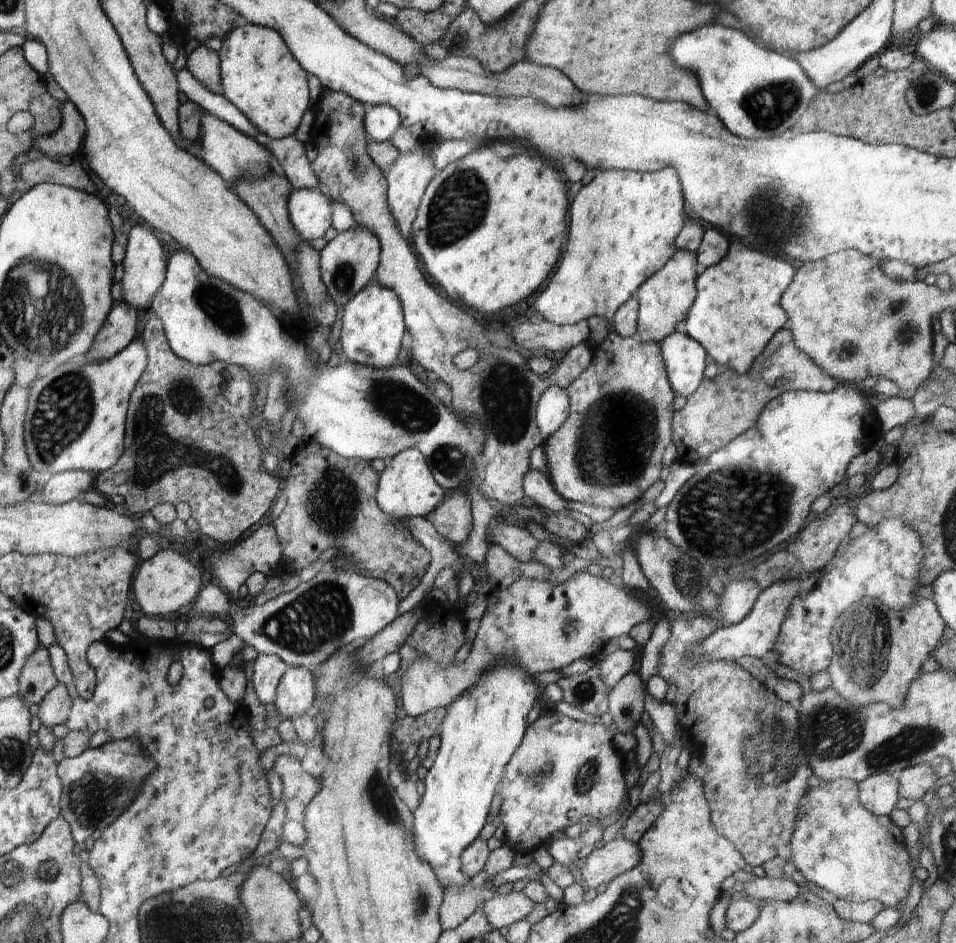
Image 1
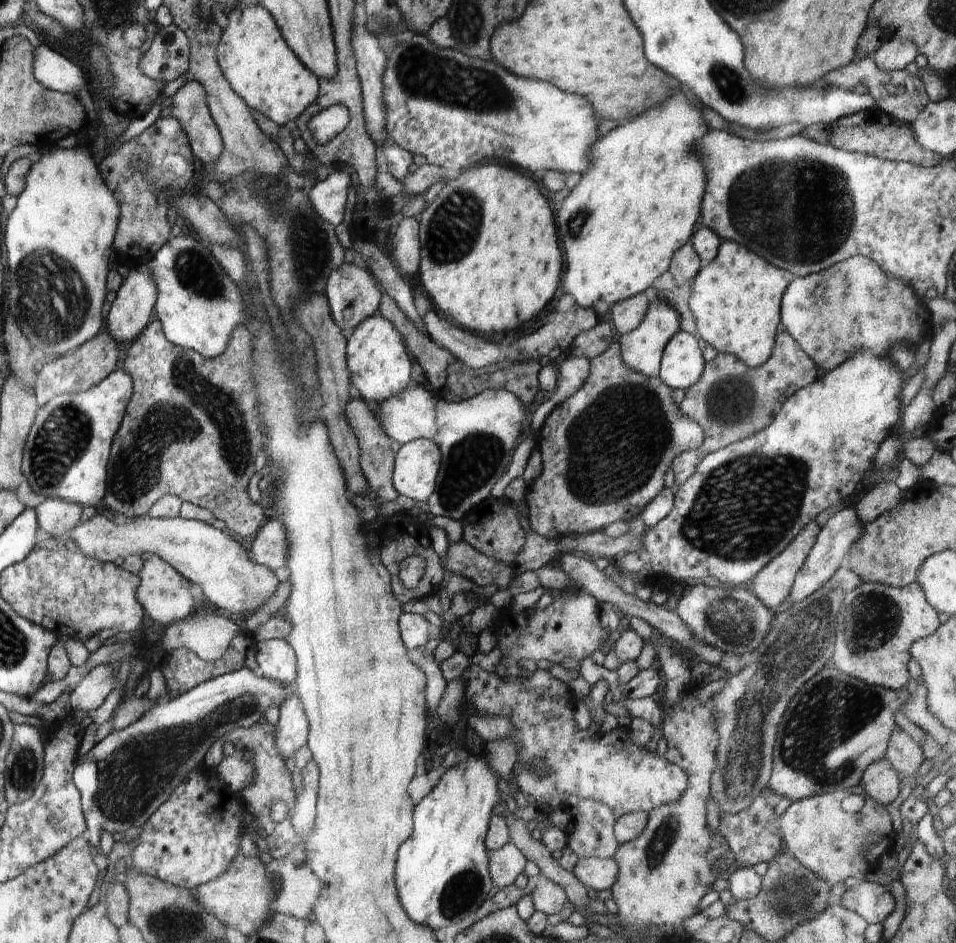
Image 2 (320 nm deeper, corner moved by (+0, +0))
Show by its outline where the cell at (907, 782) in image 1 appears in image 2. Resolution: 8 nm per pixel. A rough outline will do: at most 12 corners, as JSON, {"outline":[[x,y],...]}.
{"outline":[[900,728],[885,759],[900,776],[918,775],[922,748]]}

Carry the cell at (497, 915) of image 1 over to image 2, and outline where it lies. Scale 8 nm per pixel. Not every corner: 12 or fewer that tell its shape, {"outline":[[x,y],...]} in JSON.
{"outline":[[542,875],[531,893],[547,915],[570,904],[563,886]]}

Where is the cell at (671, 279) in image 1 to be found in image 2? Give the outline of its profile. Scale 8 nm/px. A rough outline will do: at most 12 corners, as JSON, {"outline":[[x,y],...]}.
{"outline":[[658,296],[643,321],[621,334],[622,360],[659,377],[680,315]]}

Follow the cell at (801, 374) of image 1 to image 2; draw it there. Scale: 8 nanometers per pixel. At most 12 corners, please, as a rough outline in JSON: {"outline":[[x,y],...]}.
{"outline":[[783,329],[770,358],[718,353],[680,412],[700,448],[671,462],[684,484],[707,454],[766,428],[817,364]]}

